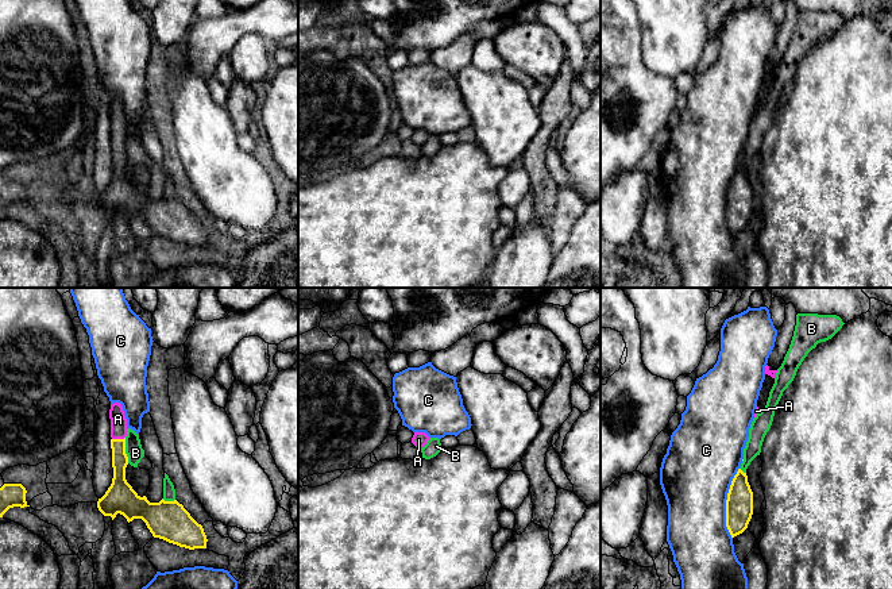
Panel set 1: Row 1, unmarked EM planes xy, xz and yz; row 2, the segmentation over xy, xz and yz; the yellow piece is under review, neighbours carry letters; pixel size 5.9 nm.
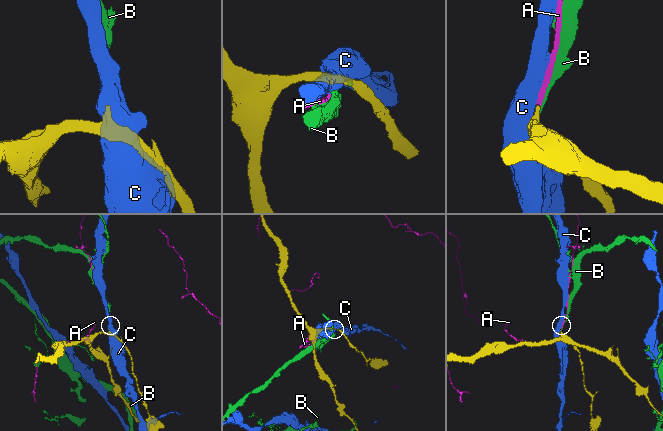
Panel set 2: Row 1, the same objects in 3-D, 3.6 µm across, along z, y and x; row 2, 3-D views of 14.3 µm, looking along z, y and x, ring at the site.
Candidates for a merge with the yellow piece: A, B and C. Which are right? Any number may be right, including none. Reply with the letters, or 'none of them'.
A

